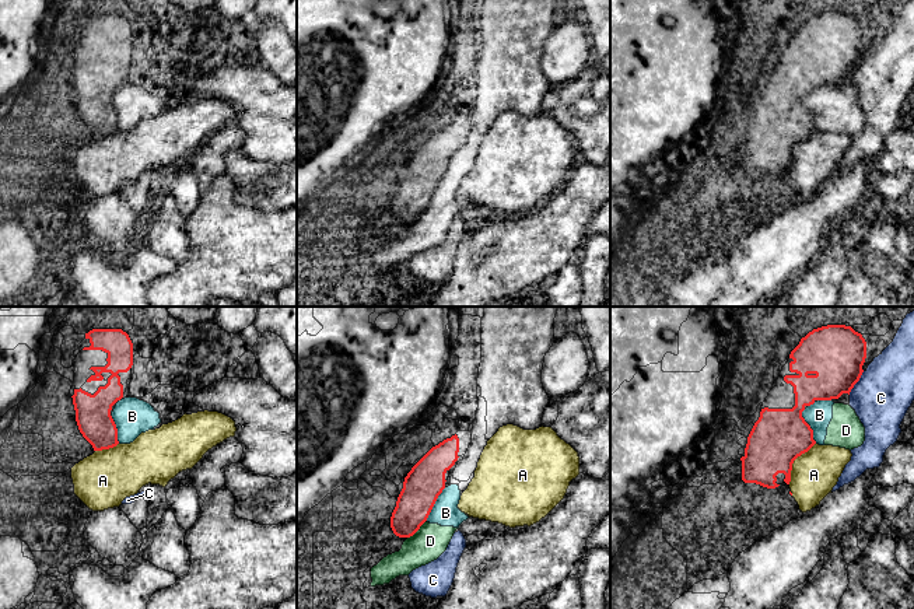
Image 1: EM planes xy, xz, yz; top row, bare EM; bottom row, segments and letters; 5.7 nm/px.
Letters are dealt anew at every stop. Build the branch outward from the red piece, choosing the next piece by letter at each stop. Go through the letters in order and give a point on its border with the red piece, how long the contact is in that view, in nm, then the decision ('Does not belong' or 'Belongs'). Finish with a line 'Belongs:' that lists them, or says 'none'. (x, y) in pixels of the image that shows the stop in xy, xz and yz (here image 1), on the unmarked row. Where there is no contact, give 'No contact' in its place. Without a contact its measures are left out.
A: Touches red at yz (792, 149). Shared border 280 nm. Does not belong
B: Touches red at yz (809, 112). Shared border 220 nm. Does not belong
C: Touches red at yz (857, 67). Shared border 160 nm. Does not belong
D: Touches red at xz (417, 216). Shared border 160 nm. Does not belong
Belongs: none

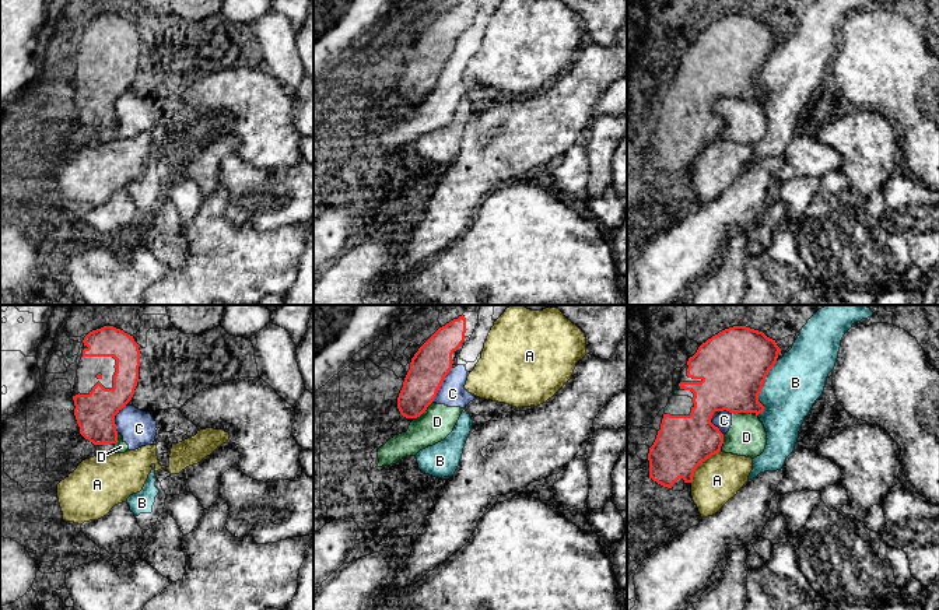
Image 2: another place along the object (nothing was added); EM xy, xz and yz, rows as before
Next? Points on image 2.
A: Touches red at yz (701, 149). Shared border 260 nm. Does not belong
B: Touches red at yz (761, 74). Shared border 340 nm. Does not belong
C: Touches red at xz (441, 70). Shared border 220 nm. Does not belong
D: Touches red at xz (424, 97). Shared border 160 nm. Does not belong
Belongs: none

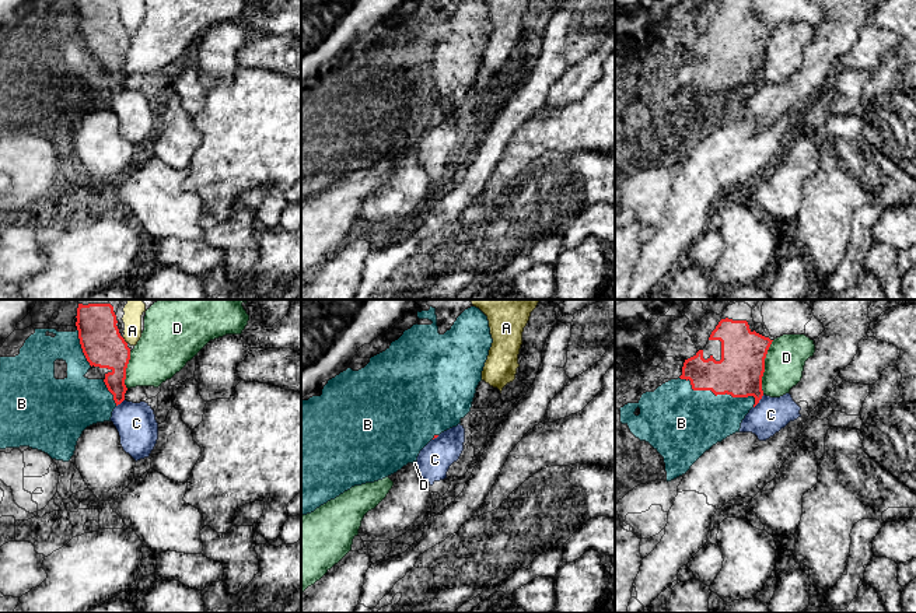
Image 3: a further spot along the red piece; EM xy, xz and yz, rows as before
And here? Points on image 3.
A: Touches red at xy (123, 27). Shared border 50 nm. Does not belong
B: Touches red at yz (717, 80). Shared border 460 nm. Belongs
C: Touches red at yz (758, 88). Shared border 100 nm. Does not belong
D: Touches red at yz (764, 53). Shared border 320 nm. Does not belong
Belongs: B

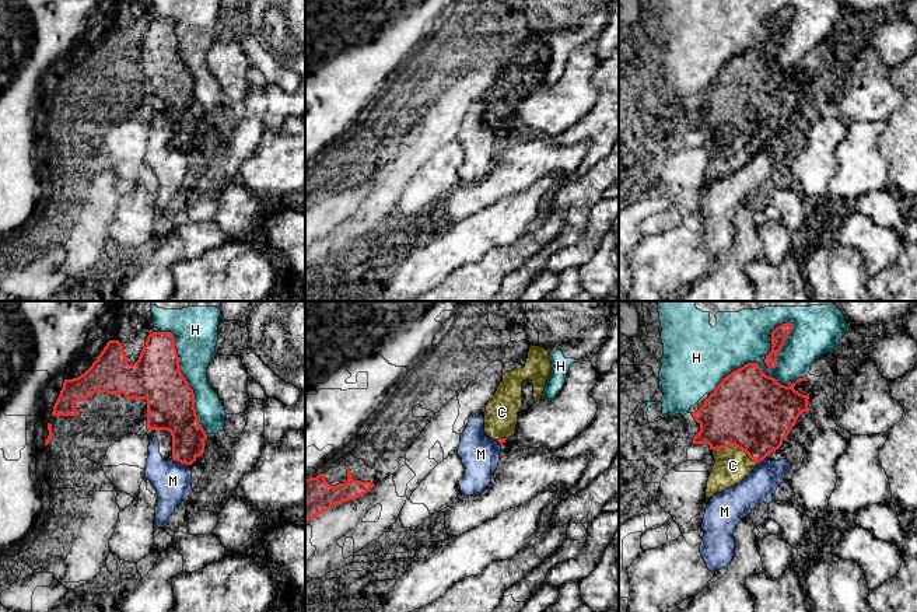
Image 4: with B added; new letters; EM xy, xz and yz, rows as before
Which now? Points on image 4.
C: Touches red at yz (735, 132). Shared border 260 nm. Belongs
H: Touches red at xy (185, 66). Shared border 650 nm. Does not belong
M: Touches red at xy (181, 149). Shared border 100 nm. Does not belong
Belongs: C

